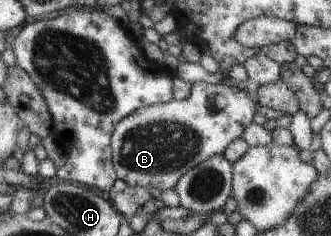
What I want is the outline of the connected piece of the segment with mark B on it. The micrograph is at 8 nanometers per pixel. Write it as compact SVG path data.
M199 81L191 84L186 99L171 98L165 103L135 109L112 127L109 149L116 179L121 179L129 187L155 187L162 191L173 188L188 169L199 165L211 155L221 154L231 141L240 137L245 127L252 123L256 104L249 98L244 87Z

